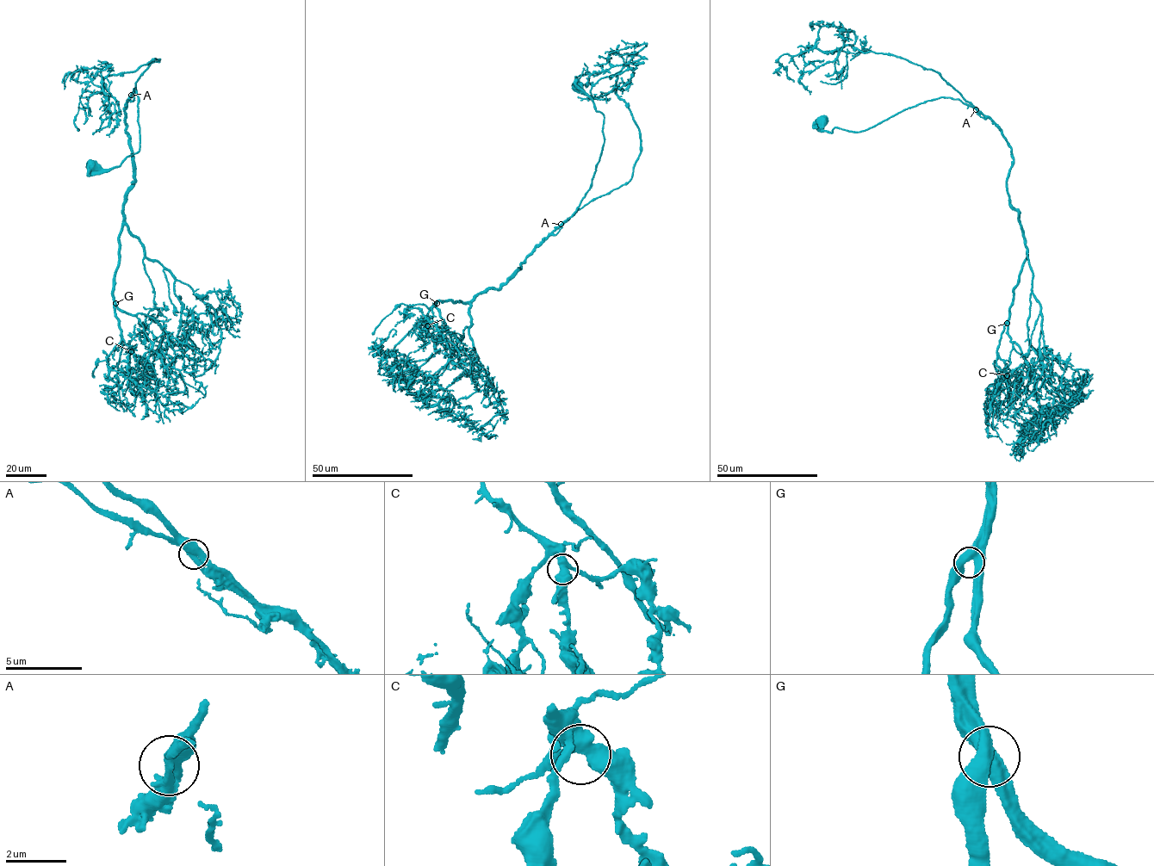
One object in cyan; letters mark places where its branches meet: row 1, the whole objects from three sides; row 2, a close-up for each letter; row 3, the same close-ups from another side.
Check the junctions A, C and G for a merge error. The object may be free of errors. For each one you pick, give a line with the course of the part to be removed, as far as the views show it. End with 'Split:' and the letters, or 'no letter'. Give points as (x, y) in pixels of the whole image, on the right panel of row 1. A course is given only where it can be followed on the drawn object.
Split: no letter

